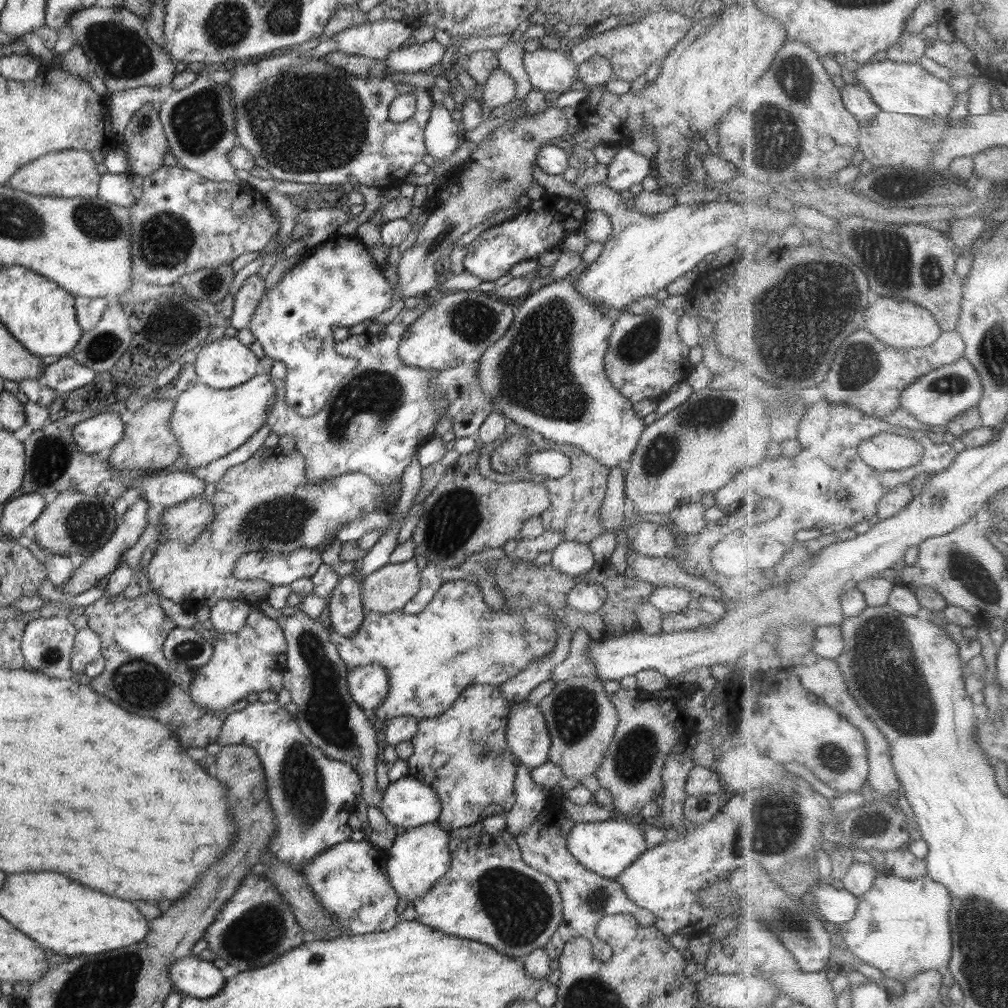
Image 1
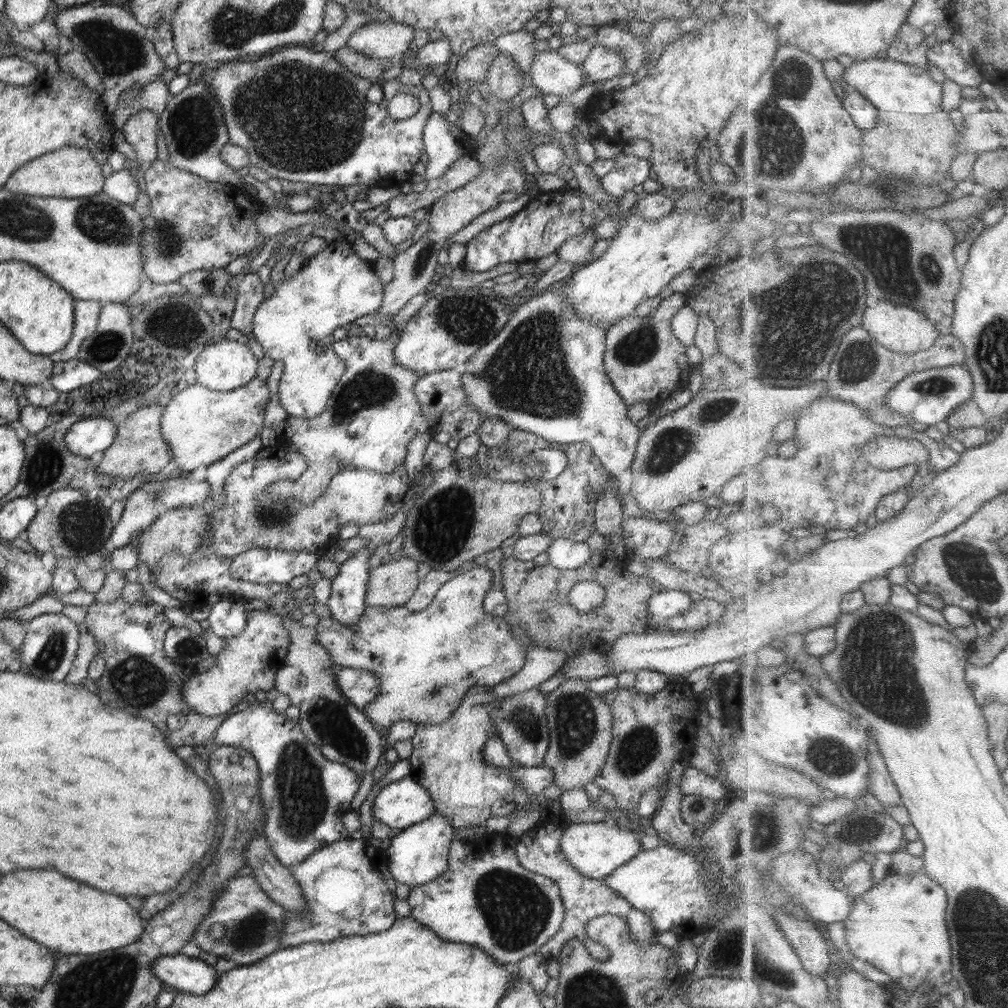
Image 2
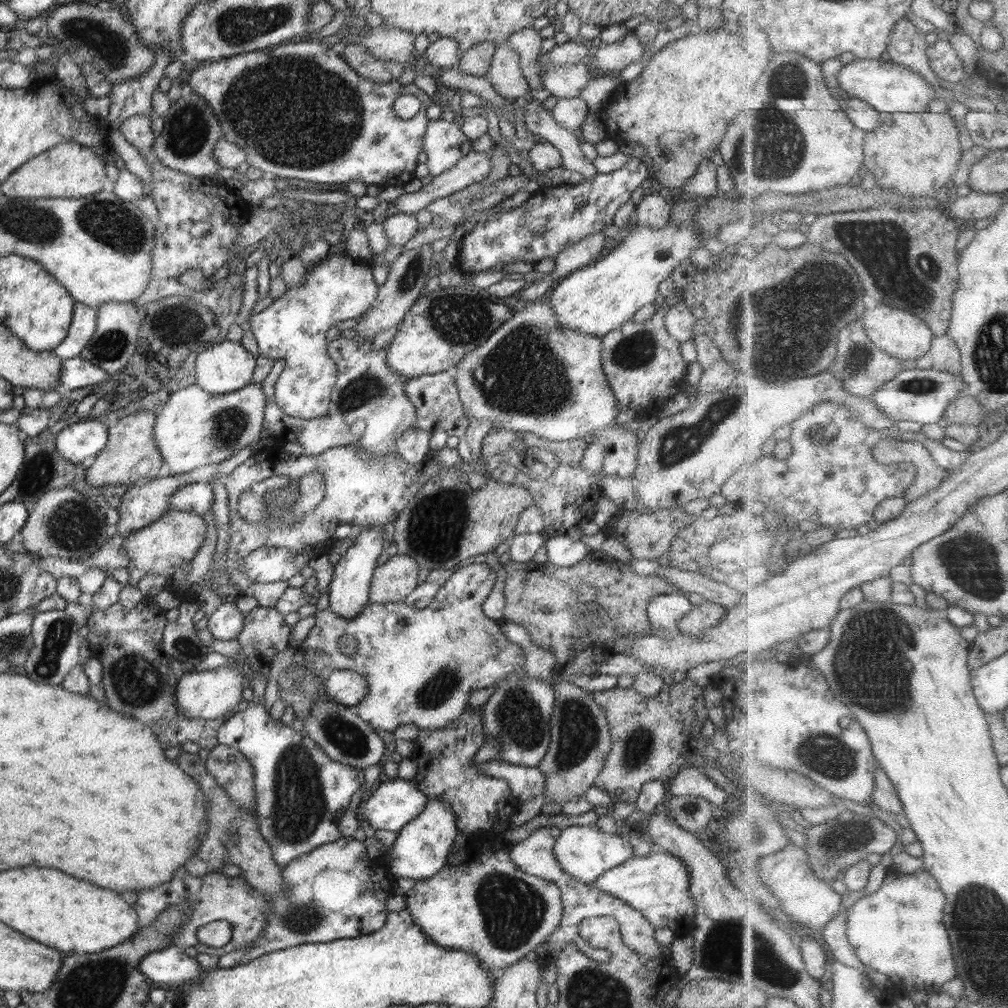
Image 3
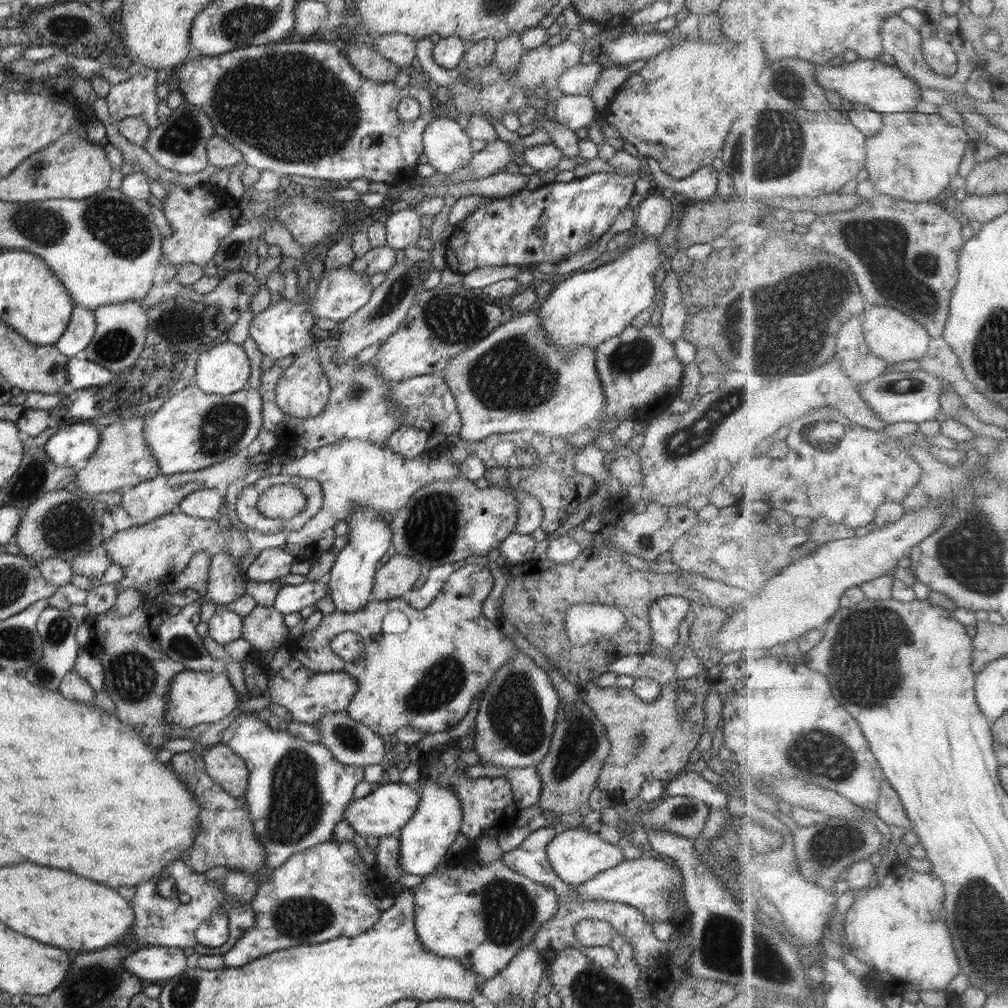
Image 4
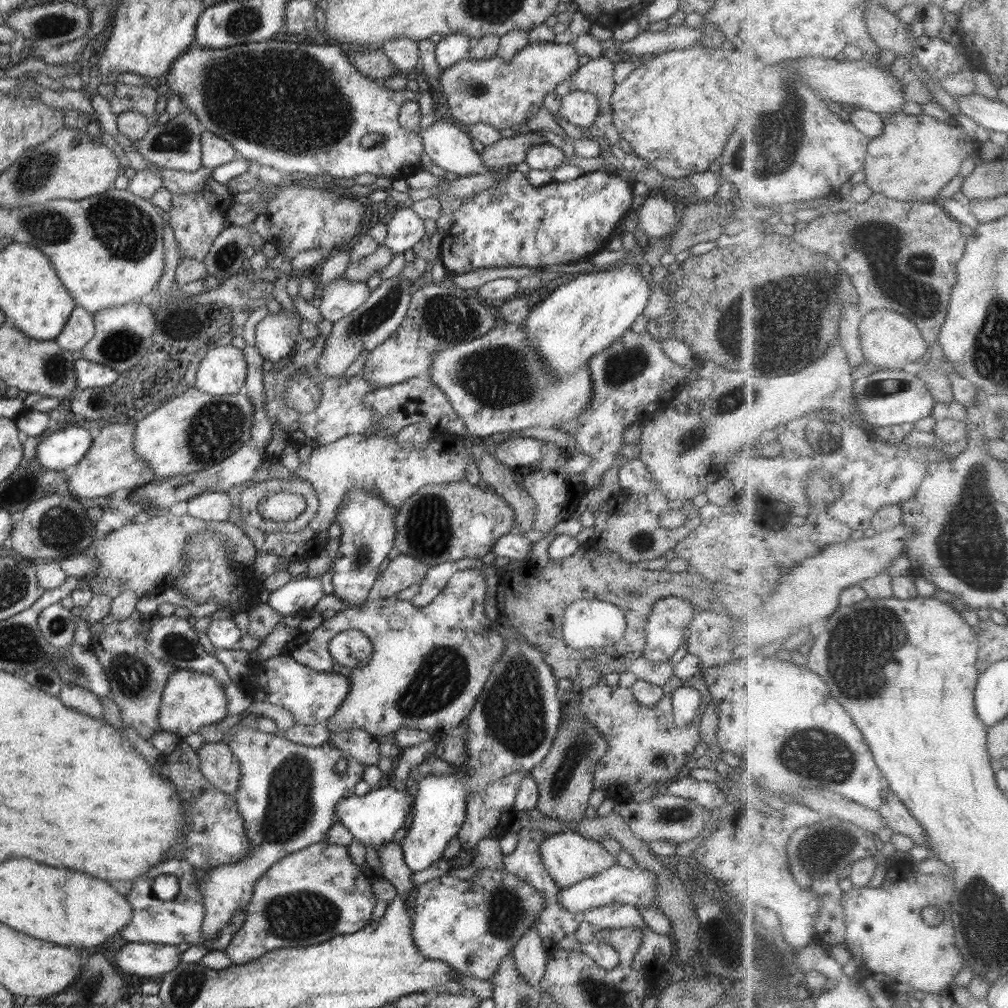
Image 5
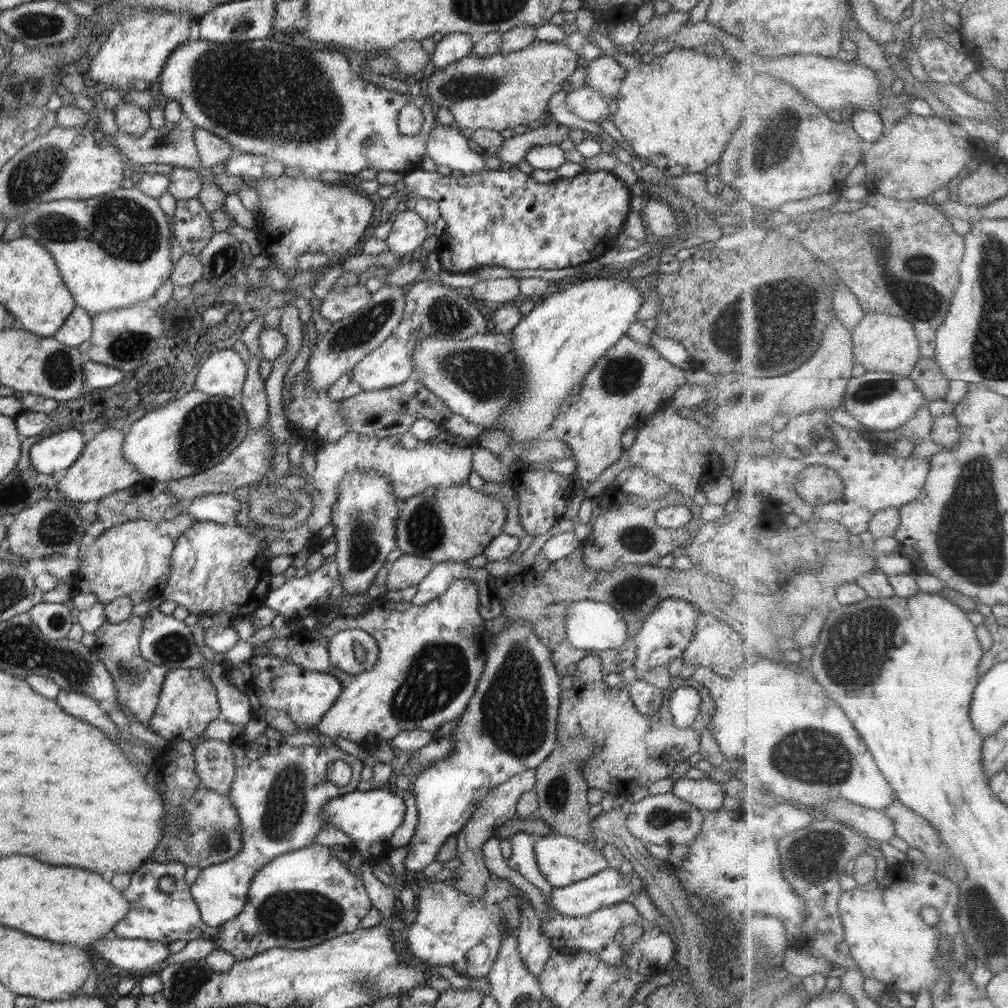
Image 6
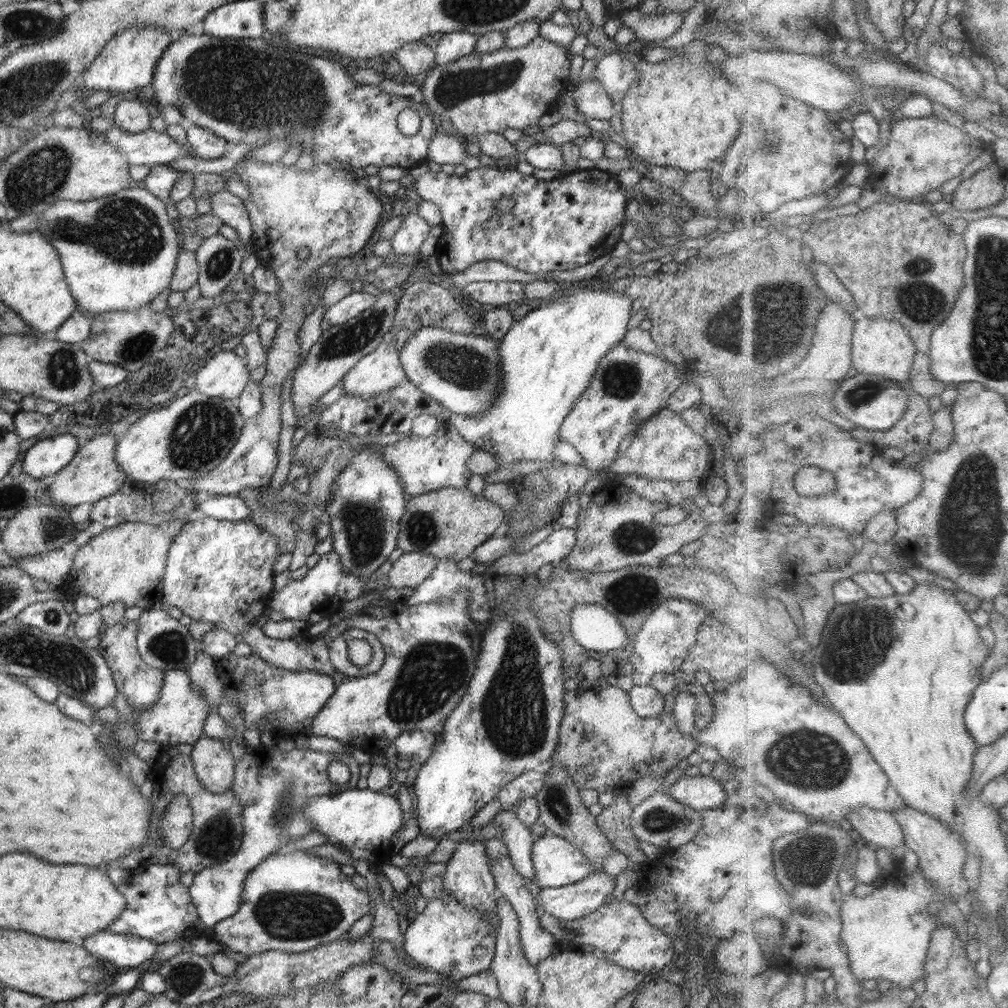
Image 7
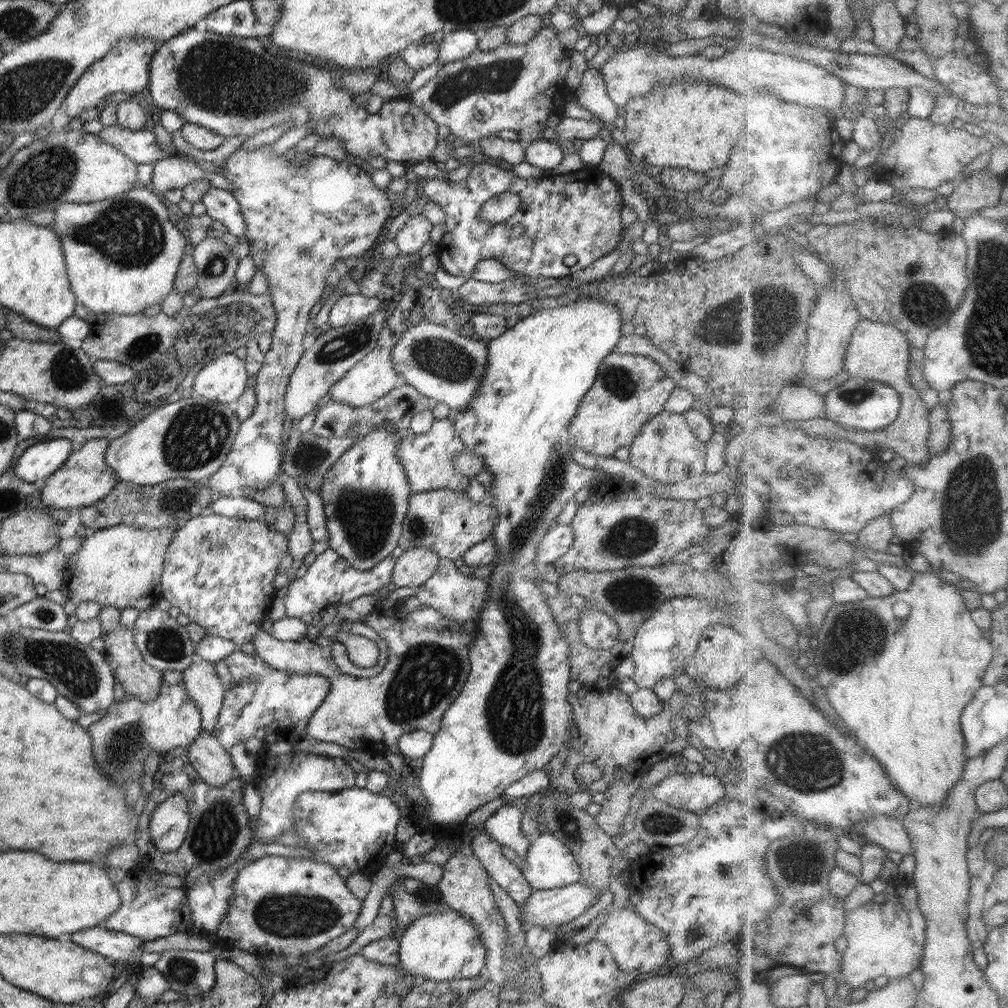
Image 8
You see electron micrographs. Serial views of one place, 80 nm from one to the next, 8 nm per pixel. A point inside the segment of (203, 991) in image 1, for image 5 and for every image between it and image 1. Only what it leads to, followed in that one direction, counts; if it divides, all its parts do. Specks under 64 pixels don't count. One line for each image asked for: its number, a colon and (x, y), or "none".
2: (180, 972)
3: (170, 966)
4: (156, 963)
5: (150, 960)

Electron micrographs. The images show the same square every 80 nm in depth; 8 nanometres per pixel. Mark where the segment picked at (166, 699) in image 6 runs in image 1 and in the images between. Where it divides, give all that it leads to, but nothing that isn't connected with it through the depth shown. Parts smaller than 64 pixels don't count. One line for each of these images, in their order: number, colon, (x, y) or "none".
1: (252, 659)
2: (249, 662)
3: (206, 695)
4: (193, 698)
5: (189, 701)

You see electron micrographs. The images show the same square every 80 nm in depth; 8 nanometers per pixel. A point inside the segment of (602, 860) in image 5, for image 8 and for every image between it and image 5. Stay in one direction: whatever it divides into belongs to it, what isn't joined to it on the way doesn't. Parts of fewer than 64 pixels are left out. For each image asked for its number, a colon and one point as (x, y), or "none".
6: (563, 861)
7: (557, 862)
8: (549, 864)

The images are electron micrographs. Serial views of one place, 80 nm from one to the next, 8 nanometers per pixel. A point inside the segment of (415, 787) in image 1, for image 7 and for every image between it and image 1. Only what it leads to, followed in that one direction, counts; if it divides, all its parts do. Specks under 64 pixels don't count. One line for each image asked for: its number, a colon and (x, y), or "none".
2: (402, 802)
3: (396, 802)
4: (384, 812)
5: (374, 818)
6: (369, 818)
7: (363, 822)

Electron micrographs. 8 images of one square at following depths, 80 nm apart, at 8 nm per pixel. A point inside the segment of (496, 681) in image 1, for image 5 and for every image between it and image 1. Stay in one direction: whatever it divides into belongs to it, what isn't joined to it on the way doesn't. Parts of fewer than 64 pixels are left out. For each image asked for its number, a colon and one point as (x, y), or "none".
2: (425, 661)
3: (421, 665)
4: (422, 668)
5: (429, 664)

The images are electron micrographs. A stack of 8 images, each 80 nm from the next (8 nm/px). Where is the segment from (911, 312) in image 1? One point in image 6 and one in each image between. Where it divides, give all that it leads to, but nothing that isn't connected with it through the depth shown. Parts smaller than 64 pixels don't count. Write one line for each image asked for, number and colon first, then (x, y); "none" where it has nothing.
2: (903, 329)
3: (904, 335)
4: (894, 336)
5: (890, 340)
6: (884, 343)

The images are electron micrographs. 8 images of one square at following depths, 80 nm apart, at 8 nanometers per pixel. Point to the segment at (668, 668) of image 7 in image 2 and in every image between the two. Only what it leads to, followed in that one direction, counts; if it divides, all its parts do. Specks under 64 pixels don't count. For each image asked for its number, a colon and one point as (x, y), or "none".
2: (663, 605)
3: (663, 611)
4: (665, 613)
5: (666, 626)
6: (666, 632)

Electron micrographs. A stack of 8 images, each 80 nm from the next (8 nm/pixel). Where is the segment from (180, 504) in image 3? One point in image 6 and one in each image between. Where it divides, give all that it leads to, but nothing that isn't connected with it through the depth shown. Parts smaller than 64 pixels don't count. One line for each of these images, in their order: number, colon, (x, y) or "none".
4: (205, 504)
5: (213, 506)
6: (221, 508)

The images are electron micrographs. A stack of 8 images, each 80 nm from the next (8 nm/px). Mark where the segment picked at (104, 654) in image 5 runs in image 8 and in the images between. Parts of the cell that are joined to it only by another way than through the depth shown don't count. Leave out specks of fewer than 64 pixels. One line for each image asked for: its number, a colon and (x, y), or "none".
6: (138, 683)
7: (141, 684)
8: (139, 679)

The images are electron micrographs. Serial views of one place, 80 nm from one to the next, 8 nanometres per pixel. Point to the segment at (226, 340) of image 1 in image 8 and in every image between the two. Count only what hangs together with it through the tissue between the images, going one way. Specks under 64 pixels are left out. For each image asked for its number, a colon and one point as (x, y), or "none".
2: (227, 365)
3: (228, 366)
4: (225, 369)
5: (223, 371)
6: (224, 374)
7: (225, 376)
8: (225, 380)

